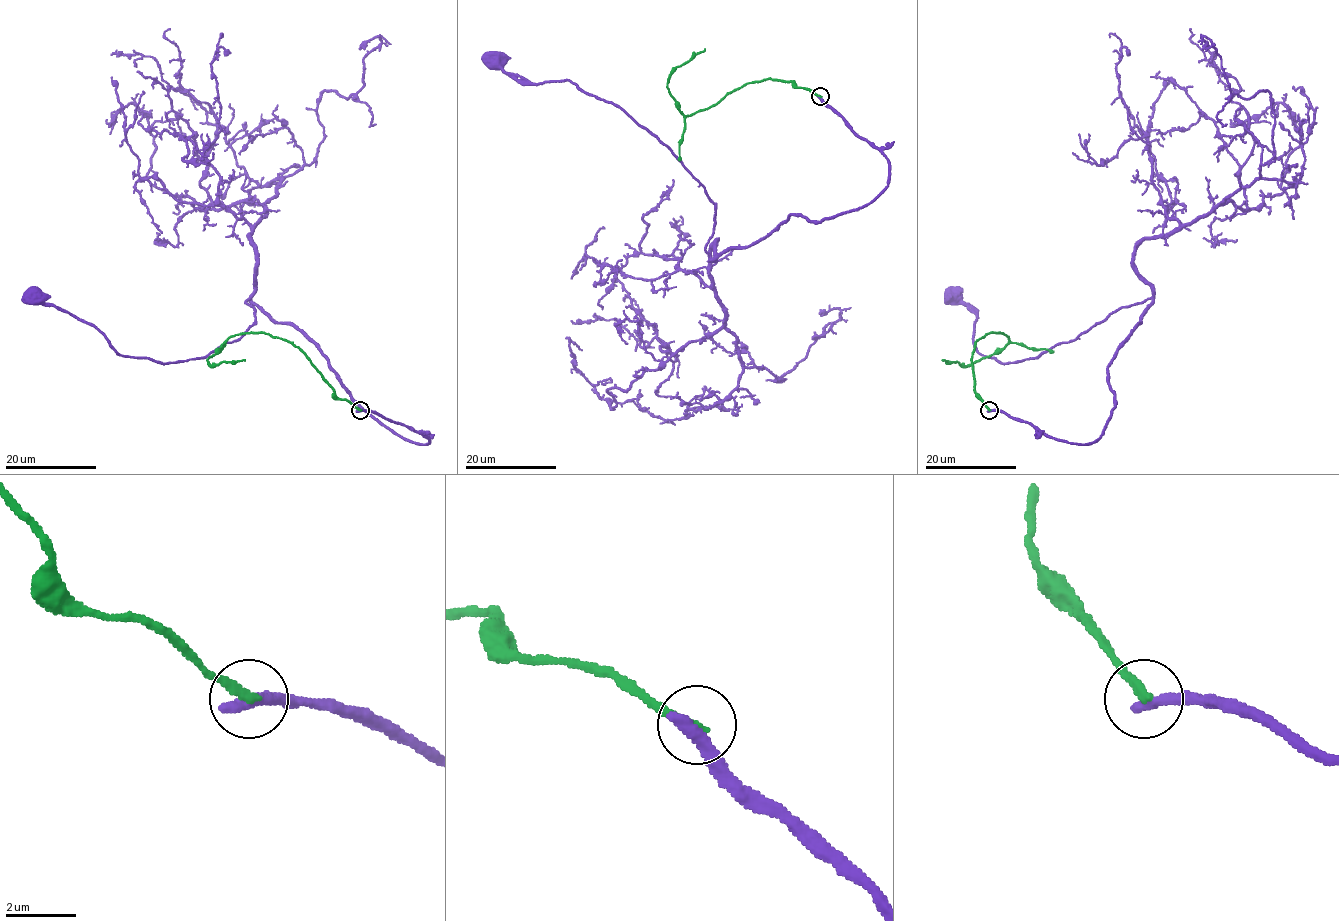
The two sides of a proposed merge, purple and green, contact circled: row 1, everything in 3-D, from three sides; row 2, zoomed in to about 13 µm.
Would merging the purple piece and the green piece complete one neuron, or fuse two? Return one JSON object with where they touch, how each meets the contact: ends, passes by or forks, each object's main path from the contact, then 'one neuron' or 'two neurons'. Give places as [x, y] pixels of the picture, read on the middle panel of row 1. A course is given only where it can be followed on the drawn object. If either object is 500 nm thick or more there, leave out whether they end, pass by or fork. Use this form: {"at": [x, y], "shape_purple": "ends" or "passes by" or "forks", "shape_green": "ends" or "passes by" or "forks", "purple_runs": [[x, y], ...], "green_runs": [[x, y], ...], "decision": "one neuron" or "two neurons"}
{"at": [820, 96], "shape_purple": "ends", "shape_green": "ends", "purple_runs": [[819, 96], [888, 160], [889, 183], [711, 259], [715, 204], [666, 146], [567, 80], [492, 63]], "green_runs": [[819, 96], [793, 82], [769, 78], [734, 89], [707, 108], [684, 115], [667, 81], [675, 69], [705, 49]], "decision": "two neurons"}

